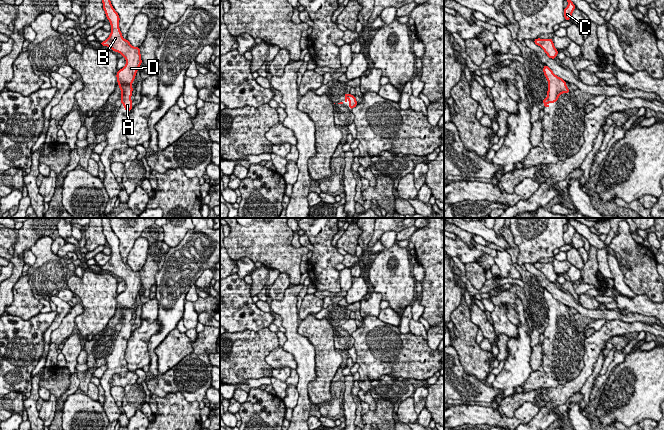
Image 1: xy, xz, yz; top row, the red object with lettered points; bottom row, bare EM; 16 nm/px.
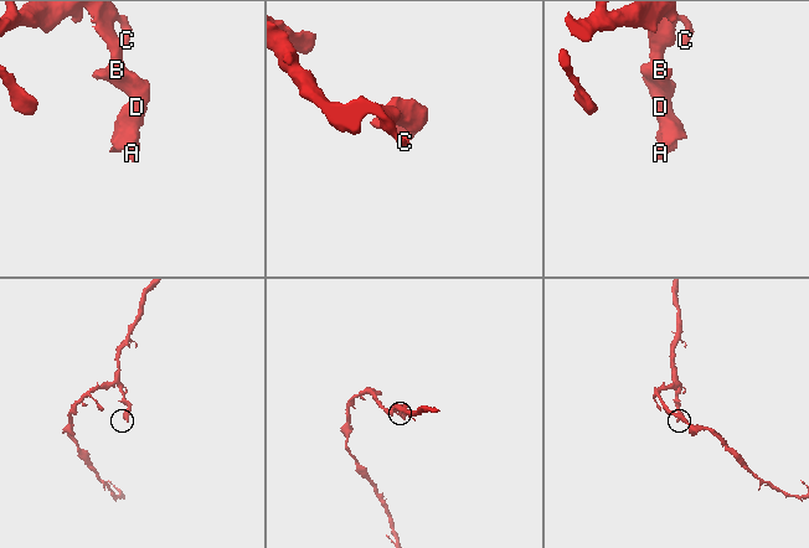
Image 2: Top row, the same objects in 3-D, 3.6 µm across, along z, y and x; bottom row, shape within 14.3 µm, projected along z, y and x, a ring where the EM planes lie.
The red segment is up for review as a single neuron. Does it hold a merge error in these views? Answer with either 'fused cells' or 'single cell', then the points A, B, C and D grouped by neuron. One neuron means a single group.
single cell | A B C D

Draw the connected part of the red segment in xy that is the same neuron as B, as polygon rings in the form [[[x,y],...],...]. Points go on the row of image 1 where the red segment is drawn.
[[[102,0],[103,10],[111,25],[111,34],[100,42],[102,46],[110,47],[113,51],[120,53],[126,59],[126,65],[118,70],[116,77],[121,90],[121,105],[125,111],[132,110],[132,82],[135,80],[137,71],[142,64],[140,48],[133,47],[127,39],[122,37],[119,28],[120,17],[113,8],[110,0]]]

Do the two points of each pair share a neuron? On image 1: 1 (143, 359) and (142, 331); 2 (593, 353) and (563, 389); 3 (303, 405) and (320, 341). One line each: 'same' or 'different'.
1: same
2: same
3: different

